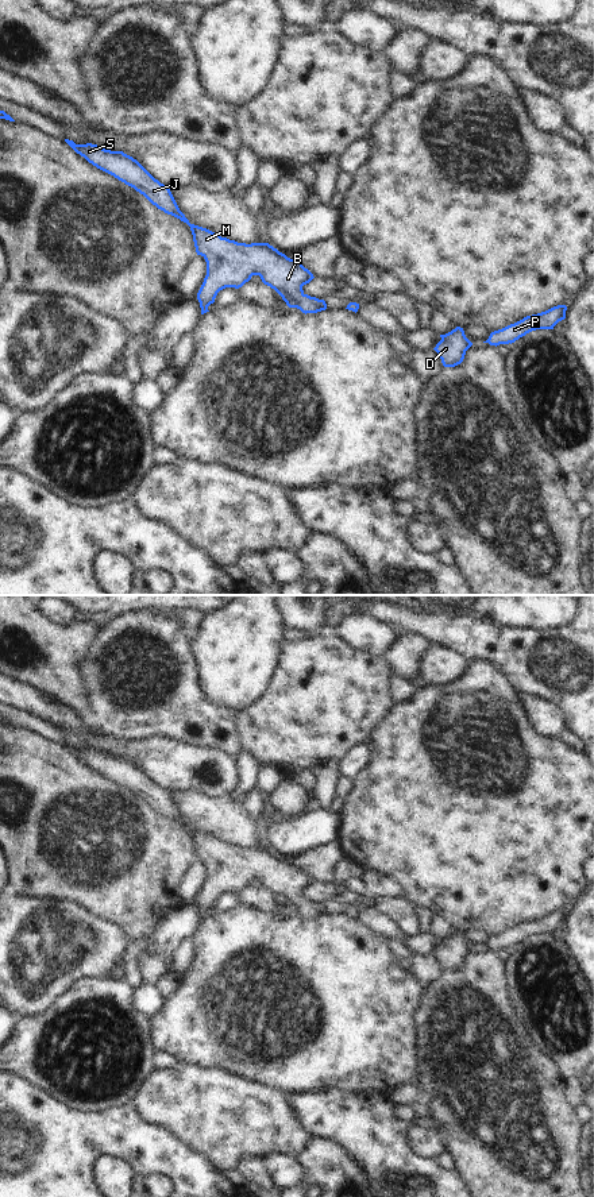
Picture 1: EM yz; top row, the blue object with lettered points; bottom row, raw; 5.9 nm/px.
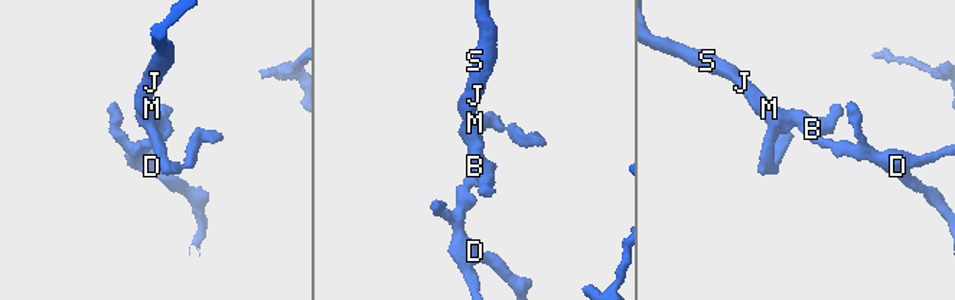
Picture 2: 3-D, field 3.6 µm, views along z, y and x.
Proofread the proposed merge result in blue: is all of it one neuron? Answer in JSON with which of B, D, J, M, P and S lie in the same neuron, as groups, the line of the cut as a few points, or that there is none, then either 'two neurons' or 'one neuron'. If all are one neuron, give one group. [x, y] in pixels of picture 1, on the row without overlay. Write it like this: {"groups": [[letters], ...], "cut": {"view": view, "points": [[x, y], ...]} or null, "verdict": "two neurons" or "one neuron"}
{"groups": [["B", "D", "J", "M", "P", "S"]], "cut": null, "verdict": "one neuron"}

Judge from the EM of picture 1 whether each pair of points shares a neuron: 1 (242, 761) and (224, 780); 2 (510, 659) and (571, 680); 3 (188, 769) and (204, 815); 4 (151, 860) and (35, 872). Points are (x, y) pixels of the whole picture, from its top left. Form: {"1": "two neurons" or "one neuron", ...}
{"1": "two neurons", "2": "one neuron", "3": "two neurons", "4": "one neuron"}

